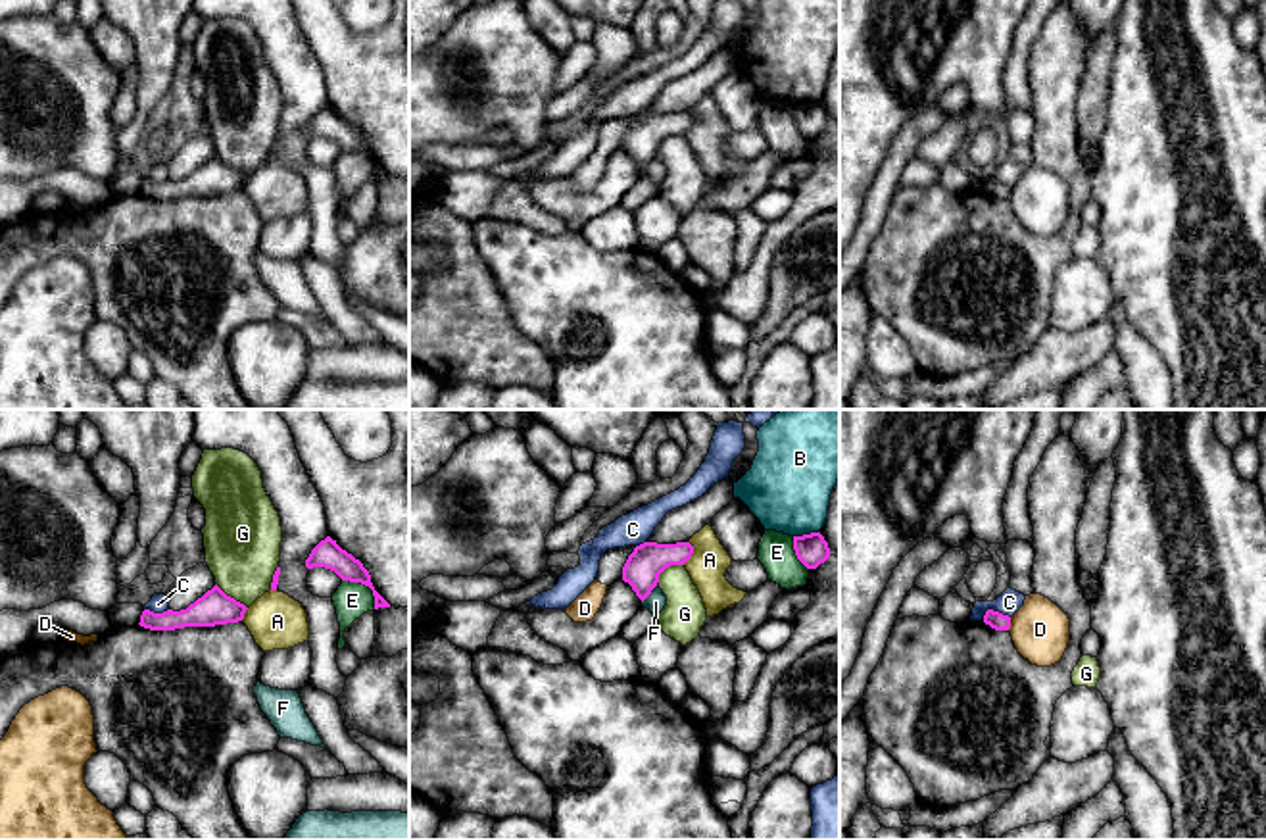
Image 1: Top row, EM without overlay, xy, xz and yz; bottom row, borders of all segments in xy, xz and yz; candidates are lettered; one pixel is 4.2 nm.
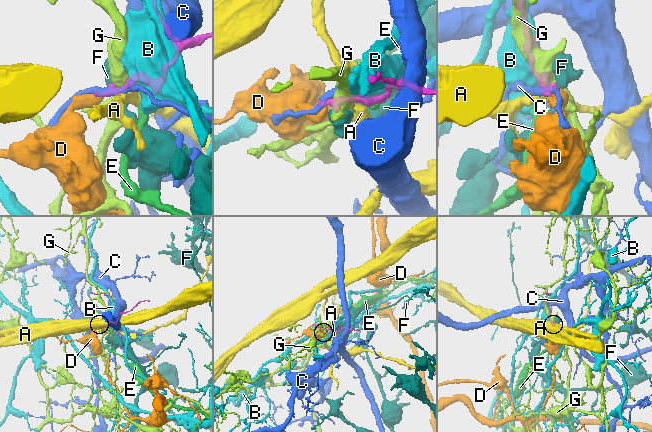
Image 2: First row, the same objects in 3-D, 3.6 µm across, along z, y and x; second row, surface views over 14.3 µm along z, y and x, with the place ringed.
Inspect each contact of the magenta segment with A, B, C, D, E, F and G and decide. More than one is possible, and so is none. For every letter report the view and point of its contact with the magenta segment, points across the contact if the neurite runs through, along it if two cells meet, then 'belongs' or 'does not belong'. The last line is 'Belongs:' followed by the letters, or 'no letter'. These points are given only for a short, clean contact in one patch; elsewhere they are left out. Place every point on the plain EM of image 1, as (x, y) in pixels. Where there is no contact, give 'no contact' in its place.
A: contact xz (692, 122); border xz (688, 110), (692, 123), (682, 133); does not belong
B: contact xz (805, 104); does not belong
C: contact yz (996, 181); border yz (982, 185), (992, 179), (1009, 187); does not belong
D: contact yz (1009, 193); border yz (1011, 187), (1007, 198); does not belong
E: contact xy (365, 154); border xy (342, 148), (364, 152), (371, 160), (375, 177); does not belong
F: contact xz (650, 162); border xz (657, 154), (642, 172); does not belong
G: contact xz (667, 135); does not belong
Belongs: no letter

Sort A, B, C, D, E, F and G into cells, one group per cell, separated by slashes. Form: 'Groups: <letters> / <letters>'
Groups: A / B / C / D / E / F / G

